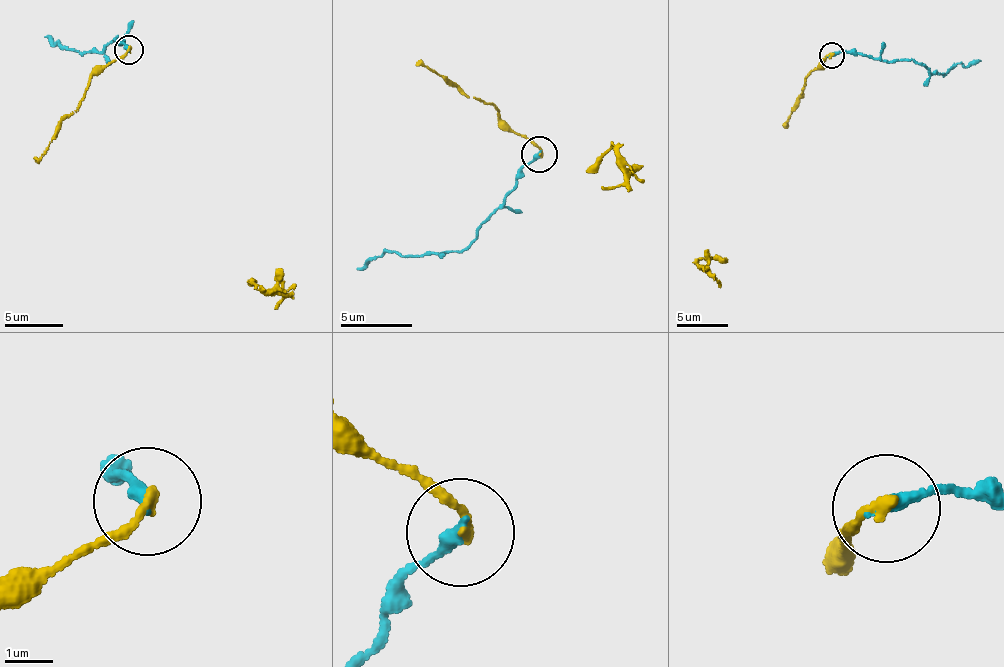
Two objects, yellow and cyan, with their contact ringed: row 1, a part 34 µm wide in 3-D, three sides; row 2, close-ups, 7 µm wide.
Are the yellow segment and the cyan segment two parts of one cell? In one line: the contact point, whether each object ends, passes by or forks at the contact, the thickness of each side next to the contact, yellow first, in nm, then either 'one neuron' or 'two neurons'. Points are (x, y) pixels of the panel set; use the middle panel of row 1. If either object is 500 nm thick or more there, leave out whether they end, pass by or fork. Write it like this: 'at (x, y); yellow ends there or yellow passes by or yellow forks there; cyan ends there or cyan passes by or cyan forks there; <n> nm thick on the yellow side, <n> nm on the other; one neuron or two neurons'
at (539, 154); yellow ends there; cyan ends there; 200 nm thick on the yellow side, 300 nm on the other; one neuron

